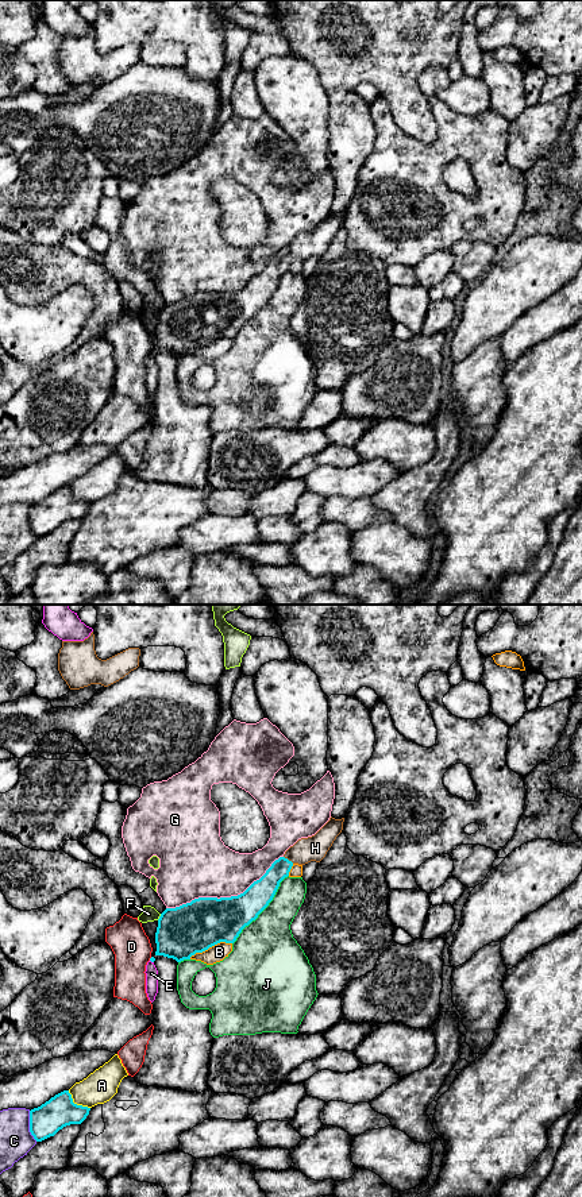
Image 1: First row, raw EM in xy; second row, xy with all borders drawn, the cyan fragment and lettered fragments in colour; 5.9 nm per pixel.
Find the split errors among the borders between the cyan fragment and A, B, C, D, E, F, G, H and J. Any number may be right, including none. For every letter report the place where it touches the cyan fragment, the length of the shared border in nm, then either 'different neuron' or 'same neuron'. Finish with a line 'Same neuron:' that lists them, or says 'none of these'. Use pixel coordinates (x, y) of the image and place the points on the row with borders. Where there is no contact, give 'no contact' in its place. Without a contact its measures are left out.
A: contact xy (76, 1104); length 170 nm; different neuron
B: contact xy (209, 946); length 280 nm; different neuron
C: contact xy (30, 1126); length 190 nm; different neuron
D: contact xy (150, 958); length 30 nm; different neuron
E: contact xy (151, 961); length 30 nm; different neuron
F: contact xy (160, 916); length 50 nm; different neuron
G: contact xy (224, 898); length 750 nm; different neuron
H: contact xy (288, 860); length 80 nm; same neuron
J: contact xy (263, 908); length 550 nm; different neuron
Same neuron: H

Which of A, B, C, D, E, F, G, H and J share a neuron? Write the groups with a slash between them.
A / B / C / D / E / F / G / H / J

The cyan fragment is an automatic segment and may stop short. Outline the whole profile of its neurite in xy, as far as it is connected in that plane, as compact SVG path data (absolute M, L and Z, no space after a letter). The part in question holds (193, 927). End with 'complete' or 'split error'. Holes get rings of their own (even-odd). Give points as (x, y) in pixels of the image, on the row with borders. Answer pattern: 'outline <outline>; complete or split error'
outline M329 818L329 820L312 837L298 839L290 846L282 857L275 860L266 873L254 881L243 893L231 897L199 897L190 903L176 908L166 908L159 919L155 932L155 955L173 958L177 962L190 959L196 953L203 953L209 947L226 942L234 943L242 930L248 926L273 900L280 883L289 876L294 864L305 865L311 861L320 862L336 837L343 830L342 819Z; split error

